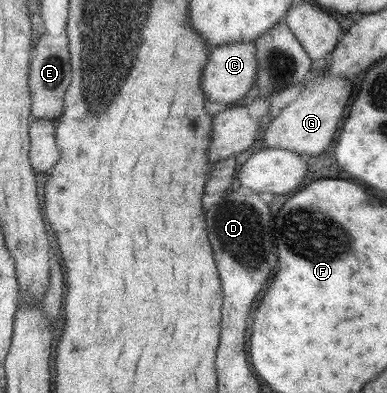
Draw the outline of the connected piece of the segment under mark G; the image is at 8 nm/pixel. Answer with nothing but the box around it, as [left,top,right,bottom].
[263,71,351,155]

